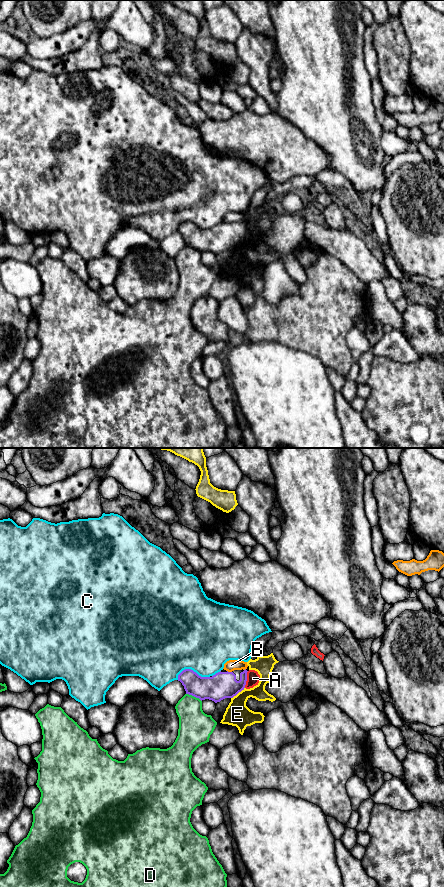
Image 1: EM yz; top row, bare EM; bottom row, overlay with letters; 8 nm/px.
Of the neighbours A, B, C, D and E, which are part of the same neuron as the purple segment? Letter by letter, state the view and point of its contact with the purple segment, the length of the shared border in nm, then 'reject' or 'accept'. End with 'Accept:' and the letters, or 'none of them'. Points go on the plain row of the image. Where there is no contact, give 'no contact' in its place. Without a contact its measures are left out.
A: meets purple in yz at (246, 231); contact 140 nm long; reject
B: meets purple in yz at (229, 224); contact 40 nm long; reject
C: meets purple in yz at (192, 222); contact 260 nm long; reject
D: meets purple in yz at (194, 248); contact 140 nm long; reject
E: meets purple in yz at (237, 245); contact 140 nm long; reject
Accept: none of them

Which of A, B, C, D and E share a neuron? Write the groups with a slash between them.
A / B / C / D / E

